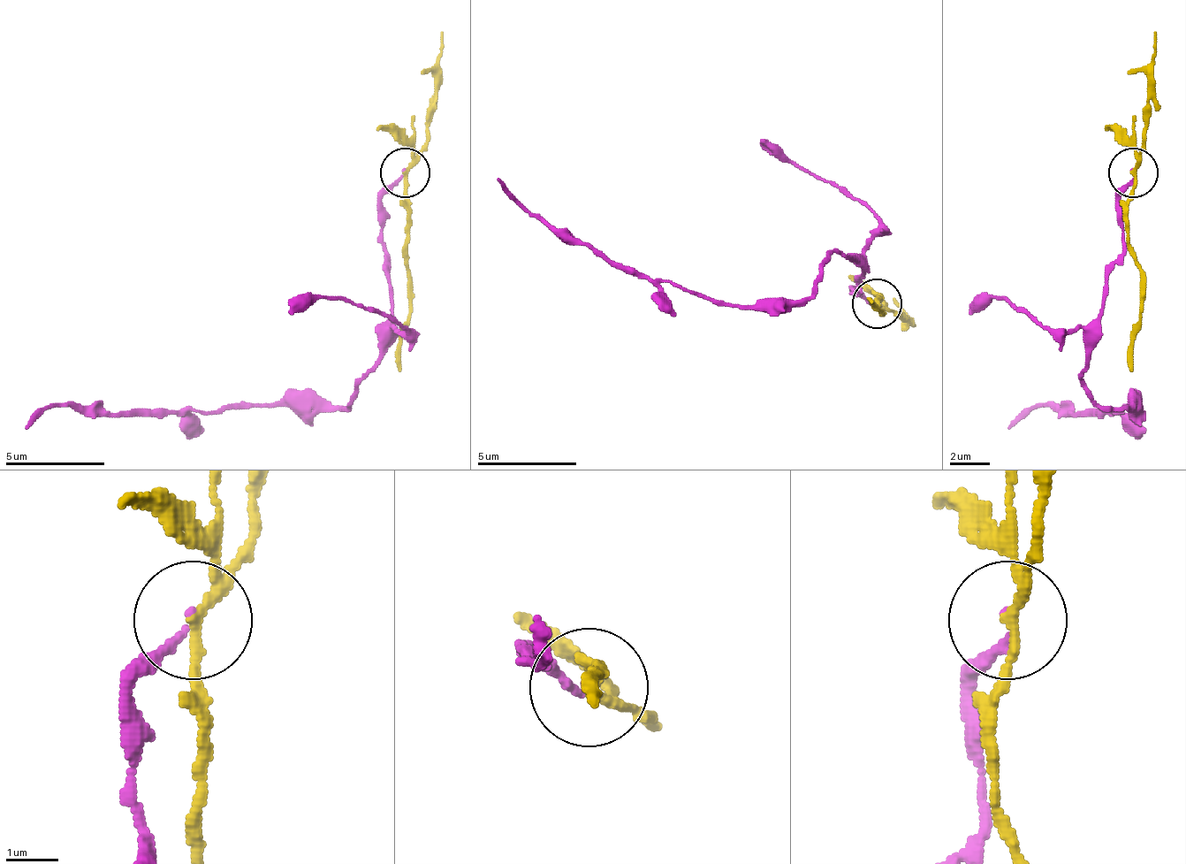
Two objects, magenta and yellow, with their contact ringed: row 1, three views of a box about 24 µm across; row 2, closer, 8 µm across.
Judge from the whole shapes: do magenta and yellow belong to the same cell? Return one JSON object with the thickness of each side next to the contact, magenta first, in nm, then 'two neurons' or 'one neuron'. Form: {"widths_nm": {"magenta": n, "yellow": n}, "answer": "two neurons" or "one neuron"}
{"widths_nm": {"magenta": 120, "yellow": 180}, "answer": "two neurons"}

